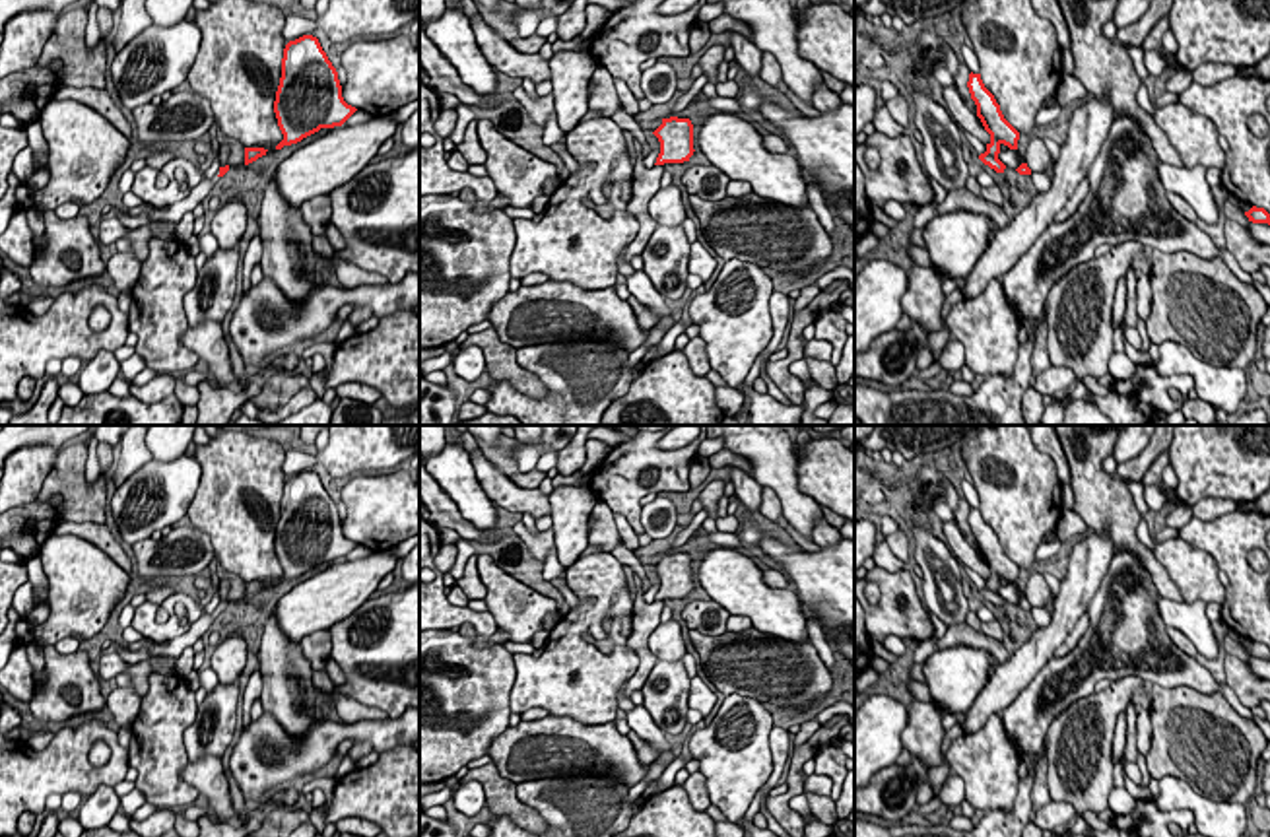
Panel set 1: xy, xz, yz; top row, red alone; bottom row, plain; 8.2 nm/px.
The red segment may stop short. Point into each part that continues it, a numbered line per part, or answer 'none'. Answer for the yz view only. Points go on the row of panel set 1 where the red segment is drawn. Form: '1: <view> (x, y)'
none

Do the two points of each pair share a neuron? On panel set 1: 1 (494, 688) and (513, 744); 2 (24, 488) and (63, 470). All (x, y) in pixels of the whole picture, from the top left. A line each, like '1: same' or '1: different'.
1: different
2: different

